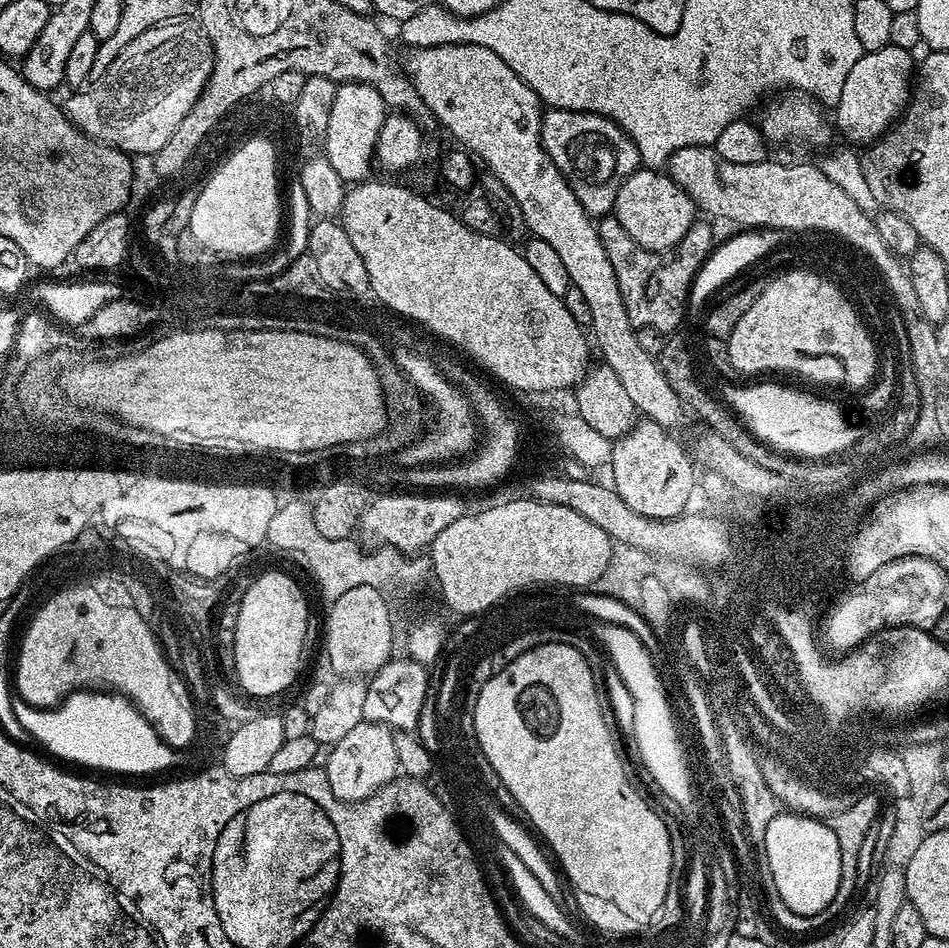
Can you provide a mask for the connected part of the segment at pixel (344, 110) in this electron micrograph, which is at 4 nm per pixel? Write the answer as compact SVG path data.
M341 84L331 107L329 126L323 155L327 156L330 166L338 170L345 182L360 182L369 175L368 167L373 167L378 130L386 115L384 99L368 84Z

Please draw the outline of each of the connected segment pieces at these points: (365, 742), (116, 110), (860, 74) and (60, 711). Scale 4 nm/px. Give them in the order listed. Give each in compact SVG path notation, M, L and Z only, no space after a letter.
M363 720L344 735L342 742L334 744L330 762L326 763L323 771L330 782L330 790L338 800L359 802L370 798L382 786L397 779L400 772L398 753L394 751L393 729L373 720Z
M177 18L169 20L166 24L159 24L153 28L147 28L145 32L138 34L138 38L127 41L127 43L117 51L116 56L109 59L105 64L104 73L102 73L102 68L102 71L91 83L79 90L73 91L71 94L68 94L72 96L68 96L65 100L62 100L64 113L68 115L68 120L73 126L75 126L78 131L85 132L91 140L97 140L99 144L109 144L112 148L117 148L120 152L129 153L136 158L139 158L139 156L152 158L155 157L158 150L162 150L162 146L166 146L166 141L169 140L170 134L174 134L174 130L178 130L182 118L186 118L186 114L190 114L194 102L198 102L198 98L204 93L204 87L210 78L212 67L214 66L214 50L212 49L210 38L205 34L199 23L192 21L191 24L188 18Z
M888 44L882 50L867 53L866 58L854 62L854 70L850 70L850 74L846 74L846 86L842 86L842 94L834 105L834 112L836 112L836 120L834 116L835 127L836 124L840 127L840 132L849 140L849 145L871 145L899 121L904 109L908 107L913 87L914 65L910 54L906 50Z
M107 690L74 692L55 708L31 708L26 701L16 698L14 714L33 741L36 739L58 759L72 764L105 768L108 772L129 772L132 776L164 772L176 764L177 749L160 738L131 700Z

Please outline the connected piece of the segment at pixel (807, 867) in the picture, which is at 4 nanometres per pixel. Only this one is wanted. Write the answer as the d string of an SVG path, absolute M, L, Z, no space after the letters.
M777 814L773 817L773 819L769 822L769 825L766 826L766 834L765 834L765 842L764 847L762 849L762 855L766 857L769 862L769 868L771 874L774 876L774 886L778 888L778 894L781 895L782 901L790 908L791 911L796 915L800 916L808 916L808 915L816 915L820 911L826 910L828 906L830 906L832 899L835 894L838 892L839 886L839 871L842 867L841 859L839 858L839 848L838 848L838 838L834 836L834 832L828 829L827 826L823 824L820 820L813 820L809 816L800 816L795 814Z

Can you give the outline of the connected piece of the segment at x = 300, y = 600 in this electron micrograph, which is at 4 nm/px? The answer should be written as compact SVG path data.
M264 572L239 597L233 656L238 680L252 696L276 696L296 680L304 639L308 636L308 600L292 576L284 572Z

